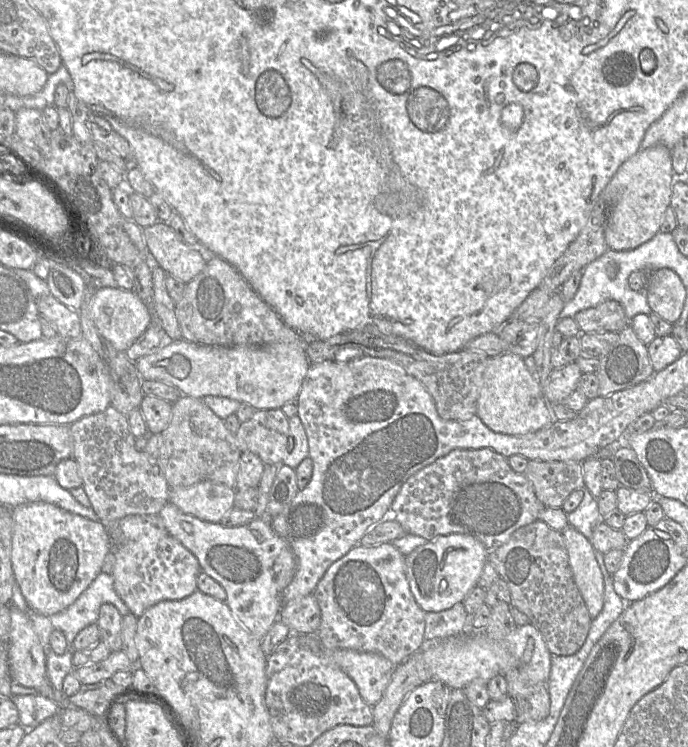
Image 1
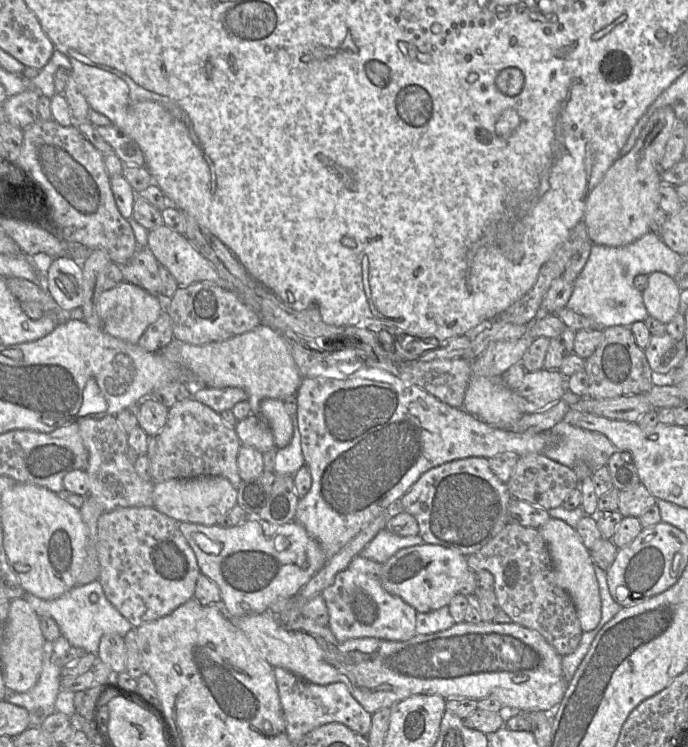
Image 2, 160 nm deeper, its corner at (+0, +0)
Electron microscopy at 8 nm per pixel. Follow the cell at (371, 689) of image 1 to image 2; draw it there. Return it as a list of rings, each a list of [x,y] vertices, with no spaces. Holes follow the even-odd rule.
[[[268,610],[232,618],[236,626],[249,638],[254,647],[273,667],[281,667],[304,680],[327,685],[344,683],[351,695],[371,715],[382,708],[391,708],[399,701],[413,695],[440,695],[447,699],[474,699],[494,697],[502,707],[512,711],[557,711],[569,683],[562,672],[562,656],[536,630],[516,623],[483,622],[455,623],[449,629],[426,635],[415,635],[405,641],[377,638],[356,638],[338,641],[328,626],[319,626],[300,616],[292,623],[282,624]]]

